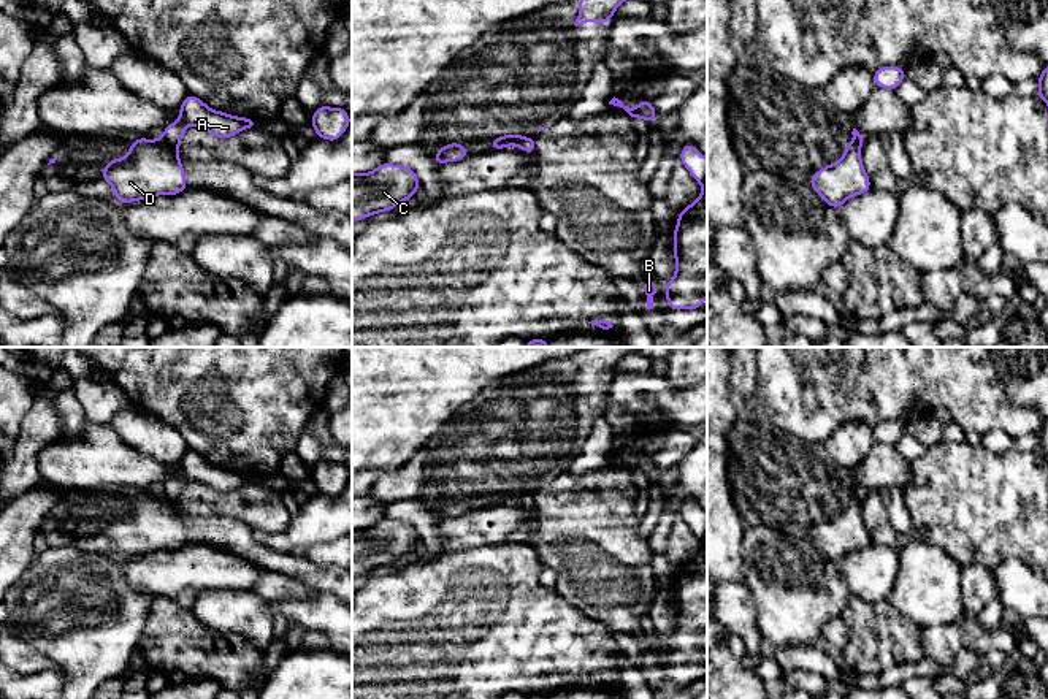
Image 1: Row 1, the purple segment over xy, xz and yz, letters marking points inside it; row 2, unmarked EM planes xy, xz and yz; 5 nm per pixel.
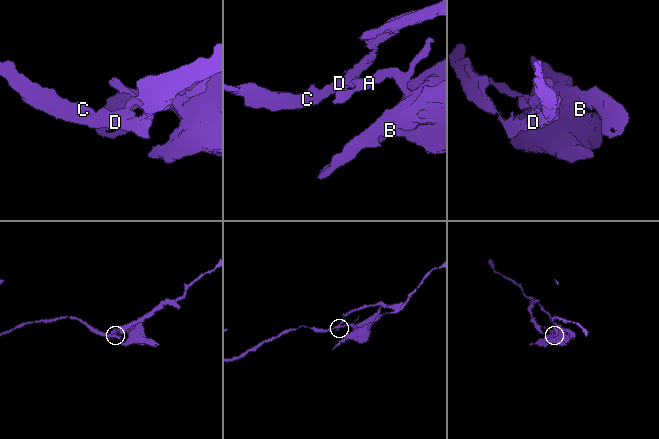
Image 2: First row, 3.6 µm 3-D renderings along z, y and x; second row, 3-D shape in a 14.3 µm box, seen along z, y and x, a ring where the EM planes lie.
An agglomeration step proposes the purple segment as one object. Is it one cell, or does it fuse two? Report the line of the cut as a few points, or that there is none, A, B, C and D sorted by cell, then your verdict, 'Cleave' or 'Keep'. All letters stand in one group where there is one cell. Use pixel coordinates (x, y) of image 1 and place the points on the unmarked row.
Split along xy (162, 492), (167, 498), (178, 503). Groups: A B / C D. Cleave

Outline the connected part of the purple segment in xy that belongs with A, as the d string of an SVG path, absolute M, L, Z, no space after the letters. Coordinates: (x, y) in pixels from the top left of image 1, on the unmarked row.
M192 449L184 453L179 468L179 474L171 477L162 488L163 496L173 502L179 502L184 485L189 480L201 482L219 495L231 493L244 483L255 483L258 480L257 476L211 464Z

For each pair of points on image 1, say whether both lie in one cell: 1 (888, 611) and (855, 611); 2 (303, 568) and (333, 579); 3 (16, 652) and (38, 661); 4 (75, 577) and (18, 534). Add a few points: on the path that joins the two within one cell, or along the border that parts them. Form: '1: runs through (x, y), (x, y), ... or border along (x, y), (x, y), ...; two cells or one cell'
1: runs through (880, 611), (863, 611); one cell
2: runs through (311, 576), (314, 579), (325, 579); one cell
3: runs through (21, 656), (26, 661), (34, 661); one cell
4: border along (42, 546), (30, 565), (16, 579); two cells

